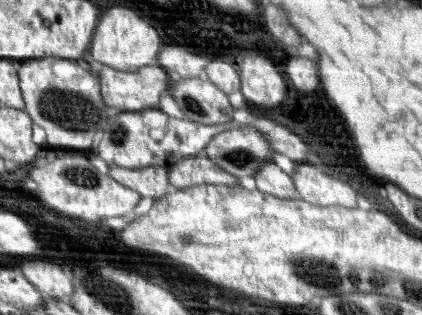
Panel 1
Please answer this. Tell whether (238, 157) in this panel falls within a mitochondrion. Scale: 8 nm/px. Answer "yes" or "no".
yes

